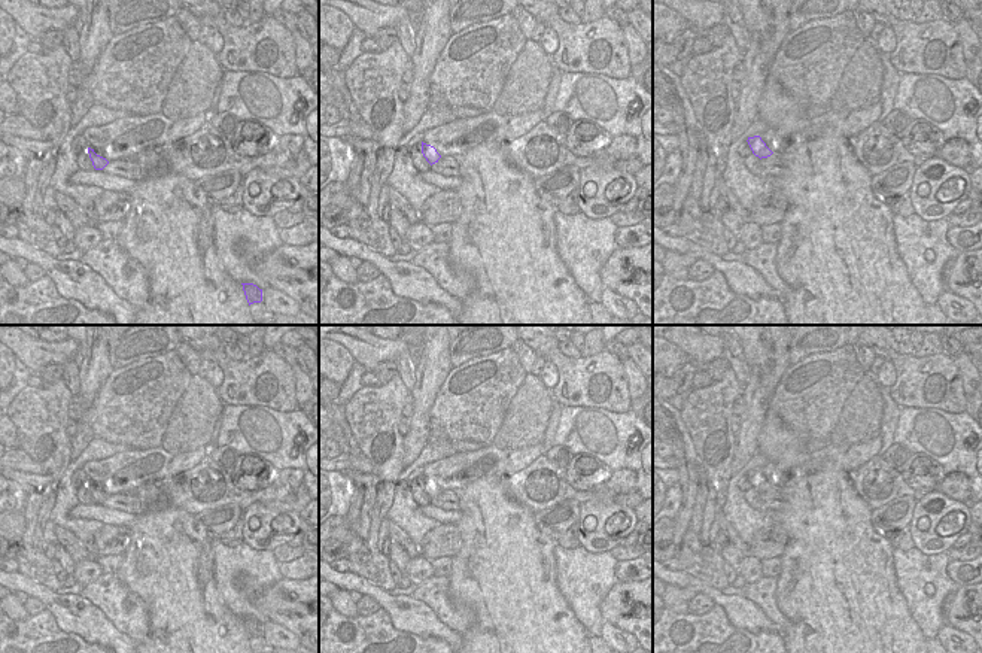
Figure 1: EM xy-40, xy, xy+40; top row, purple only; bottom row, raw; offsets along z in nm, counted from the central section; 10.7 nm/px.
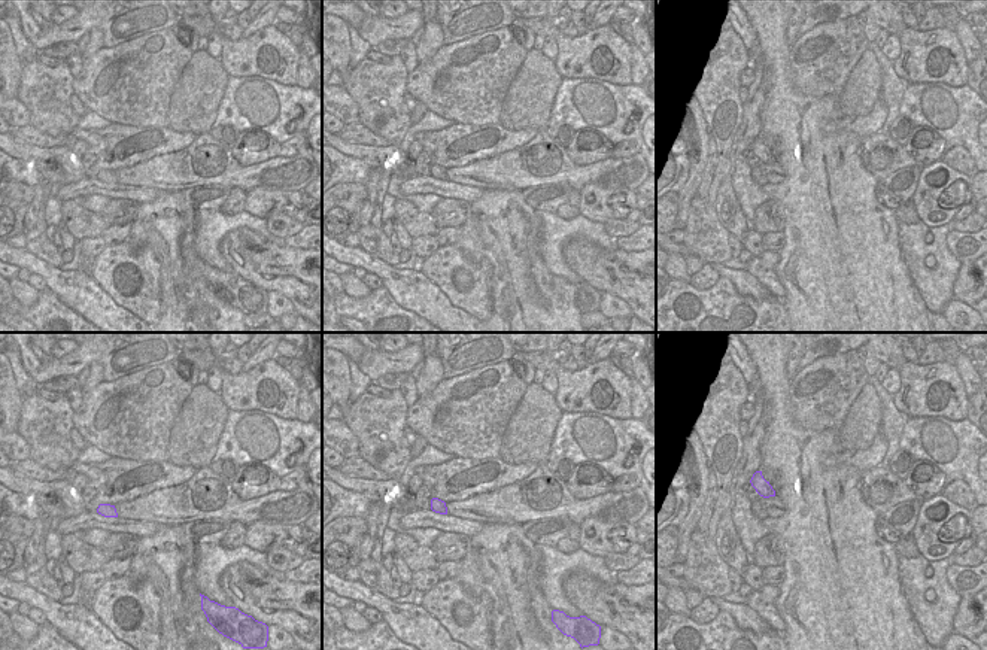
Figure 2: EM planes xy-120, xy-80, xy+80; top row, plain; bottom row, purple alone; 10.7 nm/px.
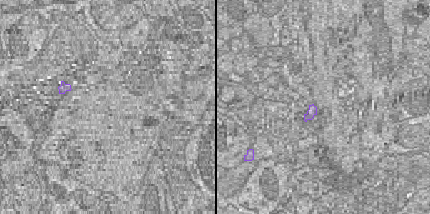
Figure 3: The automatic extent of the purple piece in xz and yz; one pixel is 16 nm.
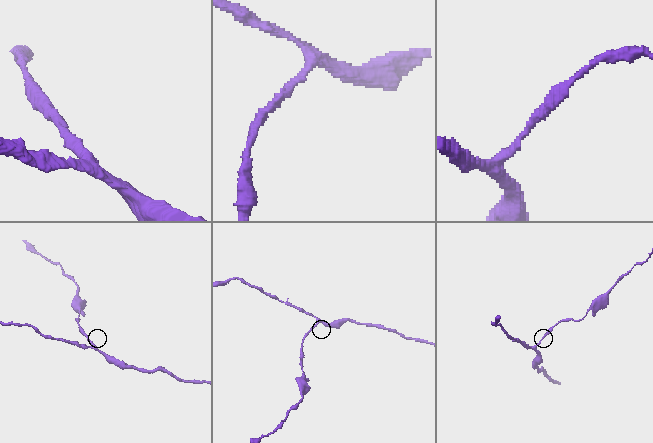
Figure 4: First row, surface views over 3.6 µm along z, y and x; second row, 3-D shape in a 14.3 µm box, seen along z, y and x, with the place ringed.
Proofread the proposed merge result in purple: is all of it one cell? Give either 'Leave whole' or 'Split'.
Leave whole

